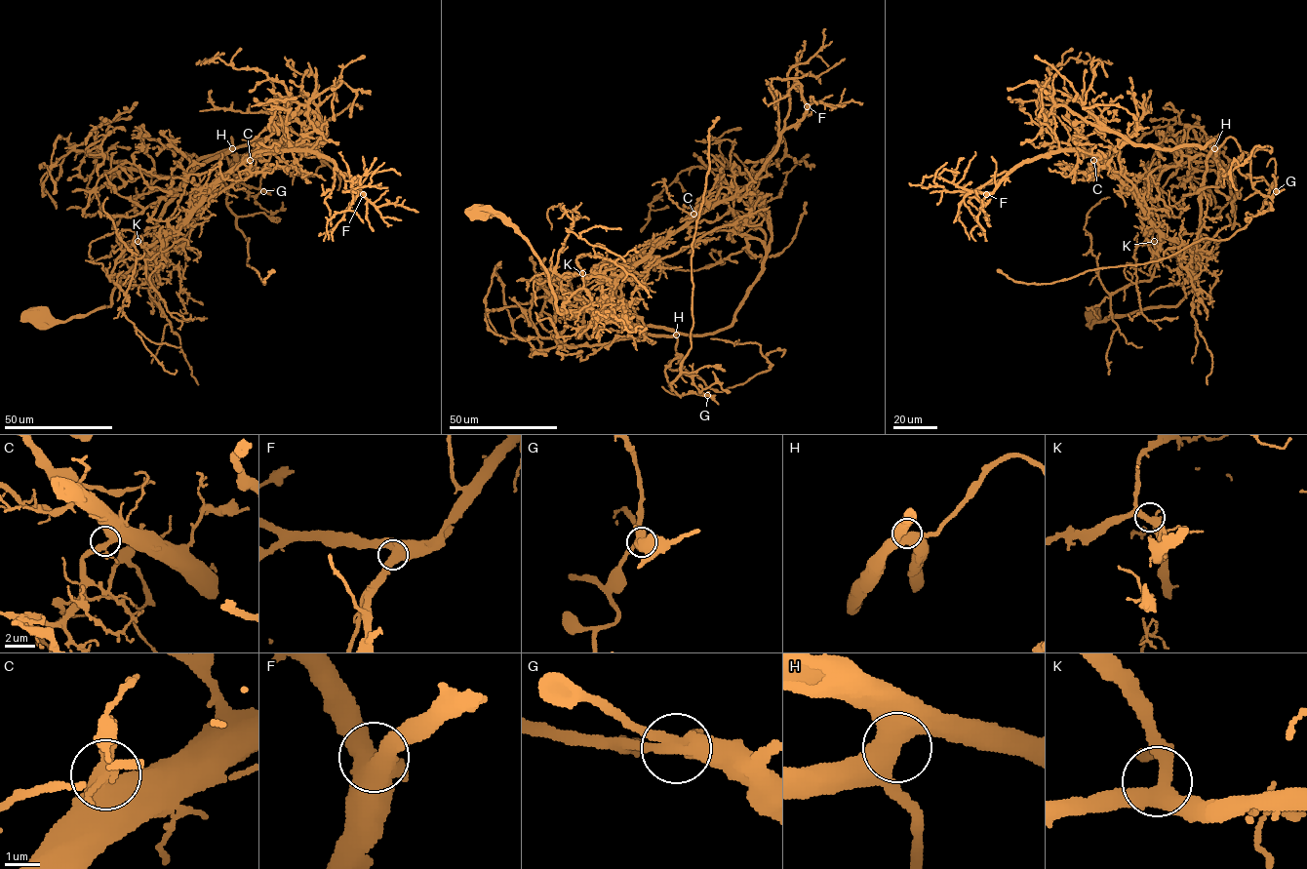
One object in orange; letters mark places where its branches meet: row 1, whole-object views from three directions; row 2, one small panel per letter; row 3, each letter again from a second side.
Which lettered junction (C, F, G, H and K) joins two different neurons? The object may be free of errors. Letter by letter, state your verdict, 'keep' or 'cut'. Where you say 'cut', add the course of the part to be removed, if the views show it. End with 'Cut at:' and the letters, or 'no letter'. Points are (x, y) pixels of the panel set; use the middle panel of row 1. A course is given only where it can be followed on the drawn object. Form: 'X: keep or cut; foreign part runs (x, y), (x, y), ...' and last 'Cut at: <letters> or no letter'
C: keep
F: keep
G: cut; foreign part runs (707, 395), (680, 395), (670, 385), (691, 348), (692, 242), (709, 167), (709, 128), (718, 116)
H: keep
K: keep
Cut at: G

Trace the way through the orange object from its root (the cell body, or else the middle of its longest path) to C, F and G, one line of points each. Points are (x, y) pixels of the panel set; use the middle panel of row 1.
C: (478, 211), (492, 212), (503, 217), (527, 242), (547, 274), (560, 313), (600, 309), (620, 277), (693, 214)
F: (478, 211), (503, 217), (527, 242), (547, 274), (560, 313), (595, 311), (636, 262), (747, 185), (807, 106)
G: (478, 211), (503, 217), (527, 242), (560, 313), (599, 311), (601, 319), (673, 331), (669, 367), (707, 395)

